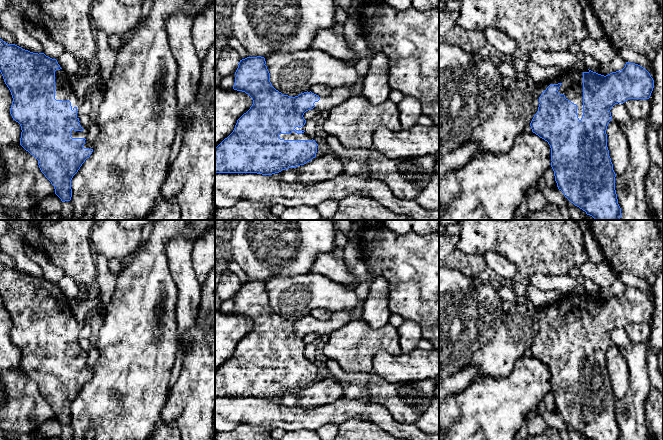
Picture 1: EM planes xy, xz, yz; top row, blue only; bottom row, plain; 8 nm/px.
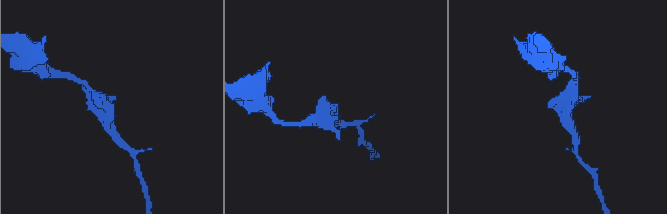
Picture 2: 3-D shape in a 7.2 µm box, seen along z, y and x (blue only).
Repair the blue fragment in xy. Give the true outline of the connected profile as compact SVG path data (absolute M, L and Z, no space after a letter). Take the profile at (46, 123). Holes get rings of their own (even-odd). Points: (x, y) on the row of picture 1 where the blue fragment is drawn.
M2 39L0 72L13 98L10 114L21 126L20 145L38 160L41 172L54 186L61 201L70 201L71 180L93 152L88 141L88 128L79 121L84 99L75 95L69 75L56 59L8 44Z

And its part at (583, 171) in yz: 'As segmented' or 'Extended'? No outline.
Extended

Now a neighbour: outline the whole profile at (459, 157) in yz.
M467 141L449 153L439 154L439 179L465 166L477 151L477 144Z

